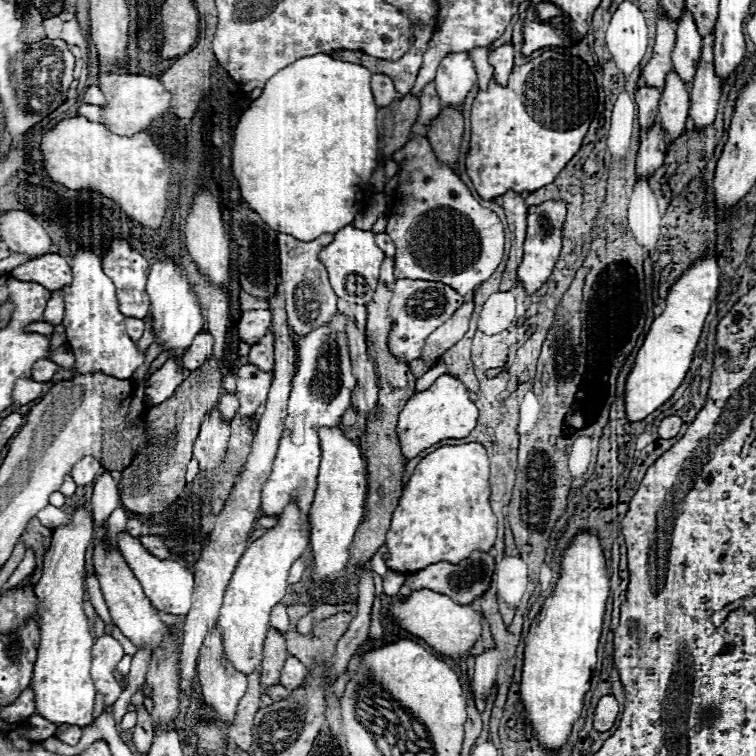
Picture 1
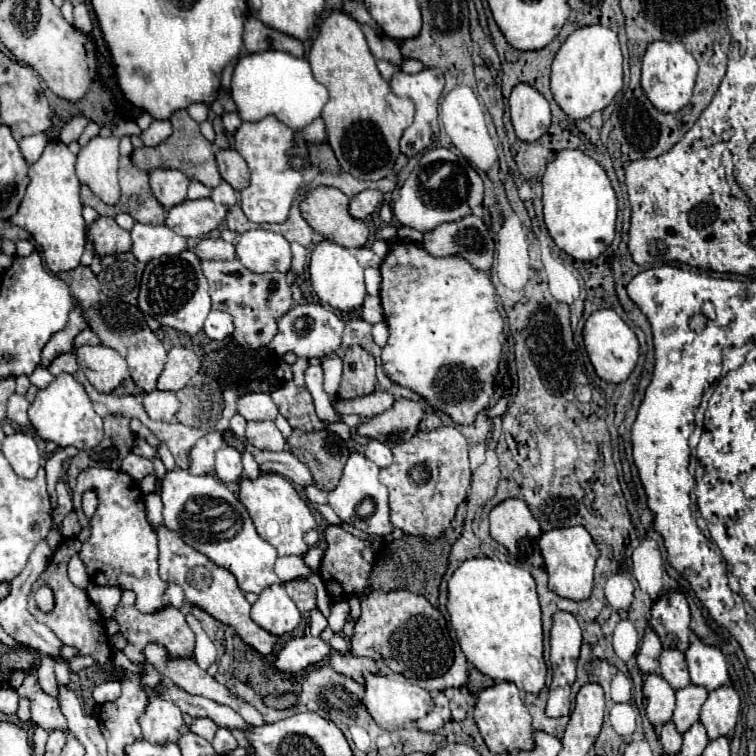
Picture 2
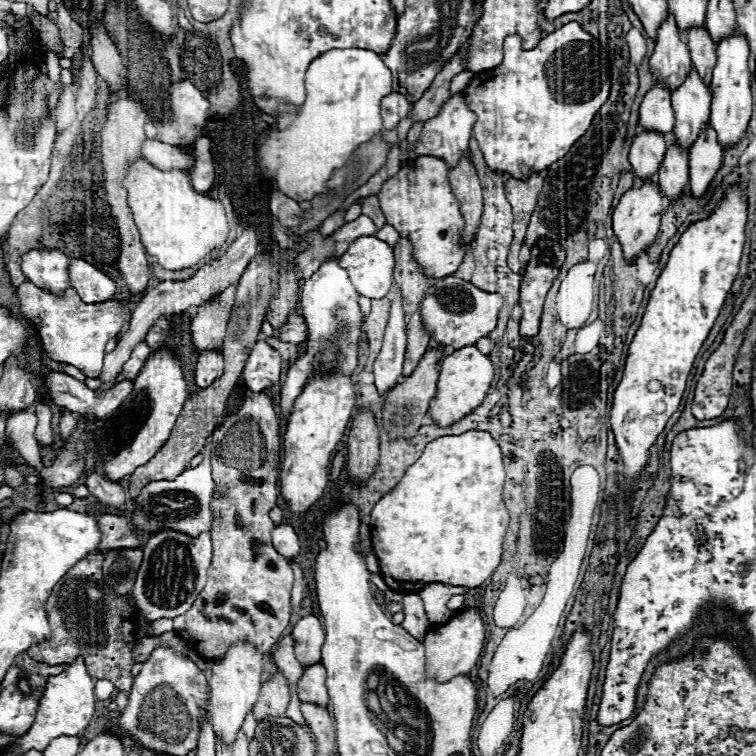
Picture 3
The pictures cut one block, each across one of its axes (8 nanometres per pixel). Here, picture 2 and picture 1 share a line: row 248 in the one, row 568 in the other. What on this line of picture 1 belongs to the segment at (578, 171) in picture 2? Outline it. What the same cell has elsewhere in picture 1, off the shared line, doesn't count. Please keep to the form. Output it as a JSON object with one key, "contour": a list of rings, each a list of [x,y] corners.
{"contour":[[[582,532],[574,538],[570,548],[562,554],[560,580],[556,584],[556,590],[546,598],[542,612],[536,616],[526,636],[520,700],[524,704],[526,720],[532,726],[534,738],[546,750],[560,750],[570,740],[572,726],[580,718],[584,694],[590,690],[590,676],[596,666],[596,648],[598,648],[598,638],[602,632],[602,620],[604,620],[608,594],[610,594],[608,572],[606,572],[606,562],[604,562],[600,542],[594,534]]]}

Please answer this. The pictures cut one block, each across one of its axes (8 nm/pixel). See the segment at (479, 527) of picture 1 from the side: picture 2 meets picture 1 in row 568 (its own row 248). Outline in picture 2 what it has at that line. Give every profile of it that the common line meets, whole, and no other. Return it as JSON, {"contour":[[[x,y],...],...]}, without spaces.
{"contour":[[[394,242],[390,246],[390,252],[388,256],[384,258],[382,262],[382,288],[380,288],[380,298],[382,298],[382,308],[384,308],[384,318],[388,322],[388,328],[390,328],[390,338],[386,342],[386,346],[382,348],[382,368],[384,368],[384,374],[404,386],[404,388],[410,388],[412,392],[416,392],[418,396],[422,396],[434,410],[438,412],[444,412],[446,416],[452,418],[452,422],[456,424],[472,424],[478,416],[480,410],[488,408],[492,396],[494,396],[494,388],[496,388],[496,374],[498,374],[498,366],[500,366],[500,358],[502,358],[502,344],[500,344],[500,332],[504,328],[504,322],[502,322],[502,316],[496,308],[496,290],[490,282],[490,276],[484,274],[482,270],[472,270],[472,266],[468,266],[468,262],[460,262],[460,258],[428,258],[428,254],[424,254],[424,250],[420,250],[420,244],[414,244],[414,242]]]}

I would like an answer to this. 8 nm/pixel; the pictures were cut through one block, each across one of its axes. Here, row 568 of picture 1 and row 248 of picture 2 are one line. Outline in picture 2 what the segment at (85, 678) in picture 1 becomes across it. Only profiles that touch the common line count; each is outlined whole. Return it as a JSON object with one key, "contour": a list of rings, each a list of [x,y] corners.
{"contour":[[[60,140],[48,142],[42,156],[30,164],[28,176],[30,184],[26,188],[26,196],[12,216],[12,224],[28,230],[32,238],[44,250],[44,262],[48,270],[62,272],[72,270],[80,264],[80,256],[86,246],[86,232],[84,232],[84,218],[82,218],[82,204],[80,204],[80,182],[74,172],[76,156],[68,150],[66,144]]]}

